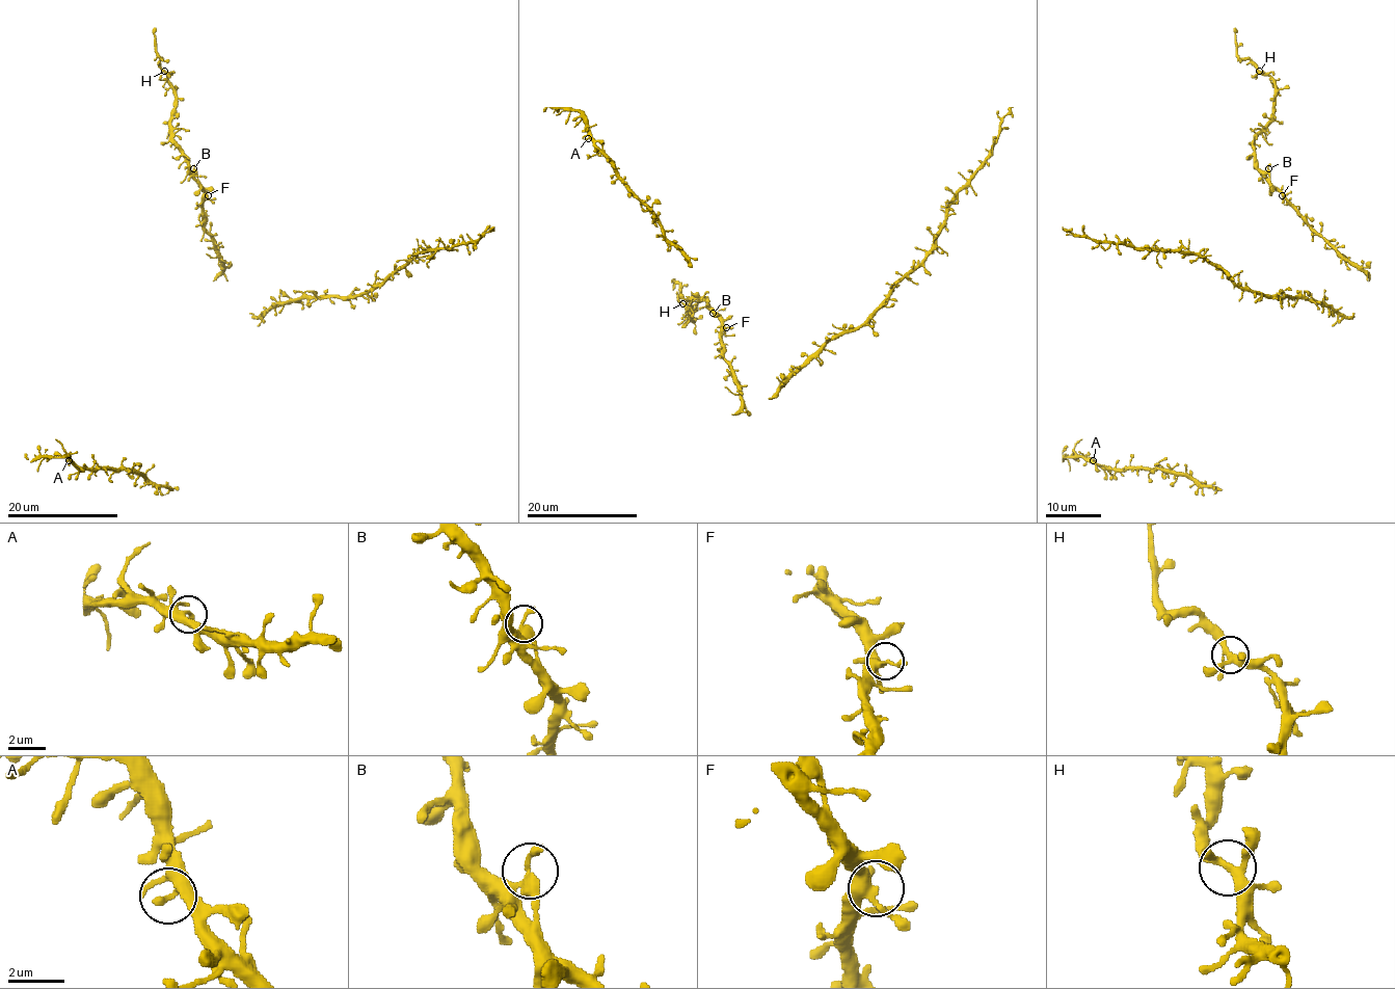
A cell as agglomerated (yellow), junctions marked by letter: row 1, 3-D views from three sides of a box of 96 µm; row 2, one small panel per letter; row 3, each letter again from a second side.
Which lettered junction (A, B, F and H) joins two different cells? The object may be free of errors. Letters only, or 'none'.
none

